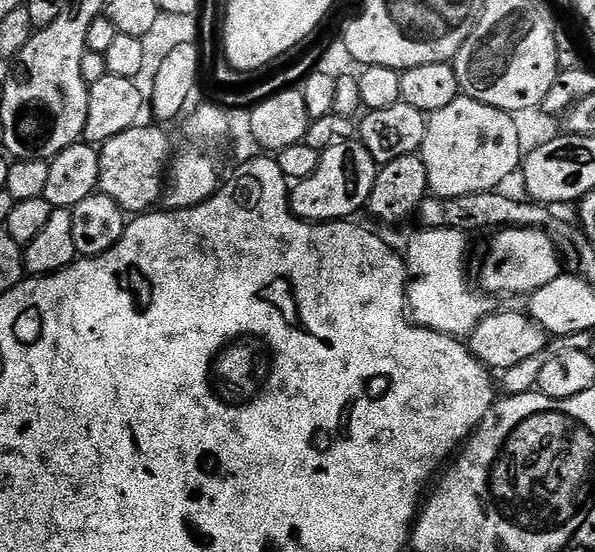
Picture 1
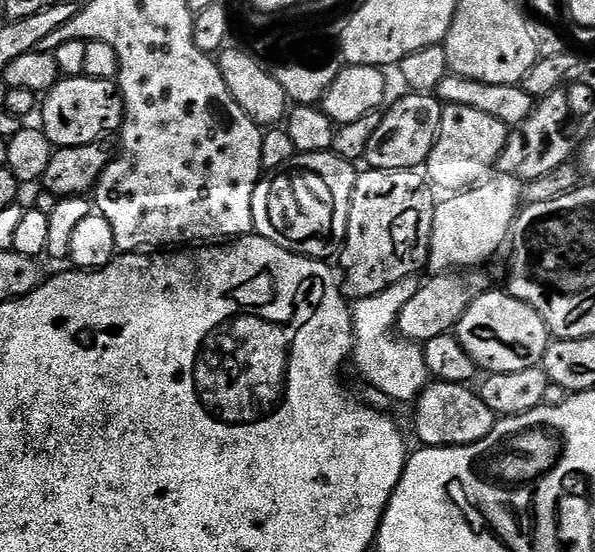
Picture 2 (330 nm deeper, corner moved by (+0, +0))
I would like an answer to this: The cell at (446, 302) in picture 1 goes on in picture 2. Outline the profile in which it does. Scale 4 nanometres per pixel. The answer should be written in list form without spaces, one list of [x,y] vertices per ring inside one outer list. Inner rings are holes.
[[[419,275],[402,278],[394,286],[373,296],[359,297],[351,305],[352,338],[354,347],[351,359],[356,360],[356,368],[364,375],[364,384],[382,390],[389,401],[409,400],[415,402],[430,383],[430,373],[426,366],[423,347],[417,341],[406,340],[398,335],[398,321],[402,306],[418,294],[422,280]]]

